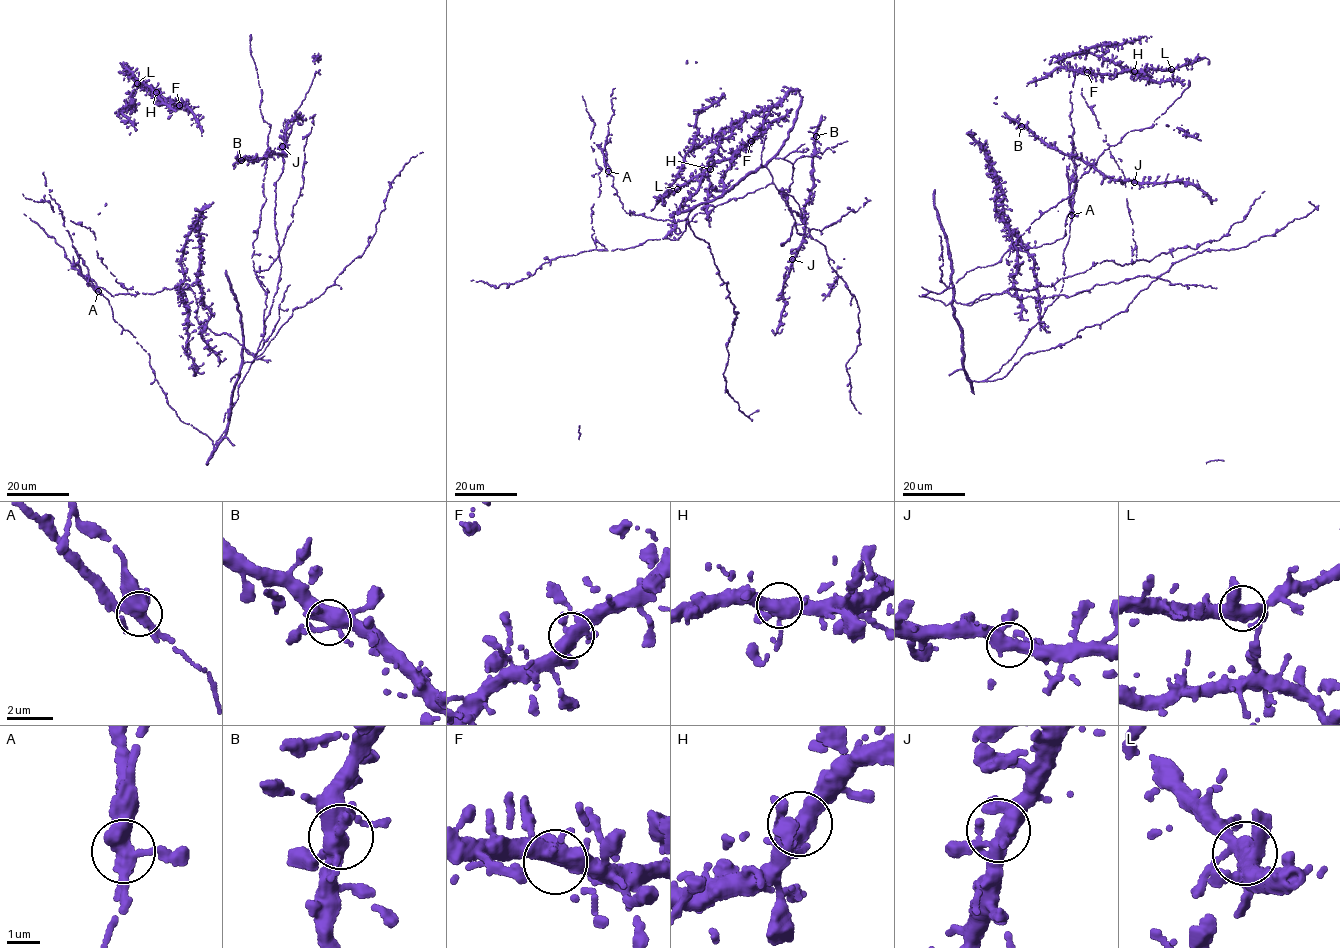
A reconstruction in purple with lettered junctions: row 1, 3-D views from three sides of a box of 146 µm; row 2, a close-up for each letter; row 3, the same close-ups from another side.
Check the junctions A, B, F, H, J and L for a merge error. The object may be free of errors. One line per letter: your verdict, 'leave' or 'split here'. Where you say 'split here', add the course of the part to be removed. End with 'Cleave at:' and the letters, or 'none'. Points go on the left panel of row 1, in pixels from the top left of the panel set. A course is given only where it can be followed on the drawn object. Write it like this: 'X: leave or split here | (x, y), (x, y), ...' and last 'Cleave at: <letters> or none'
A: split here | (98, 291), (79, 272), (77, 250)
B: leave
F: leave
H: leave
J: leave
L: leave
Cleave at: A

